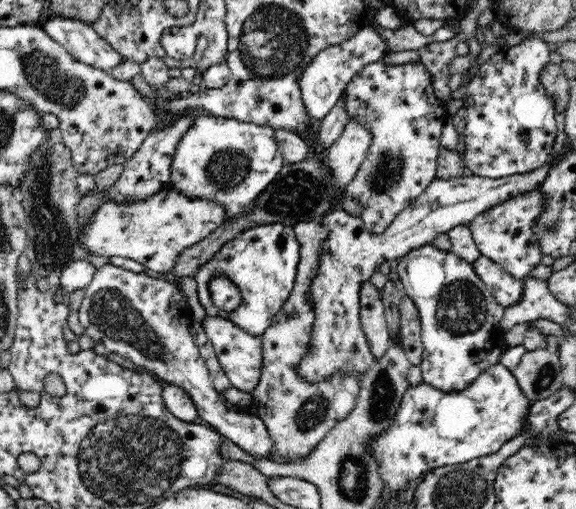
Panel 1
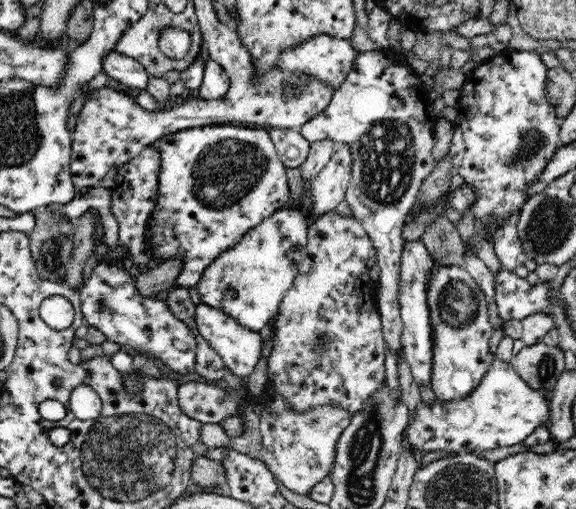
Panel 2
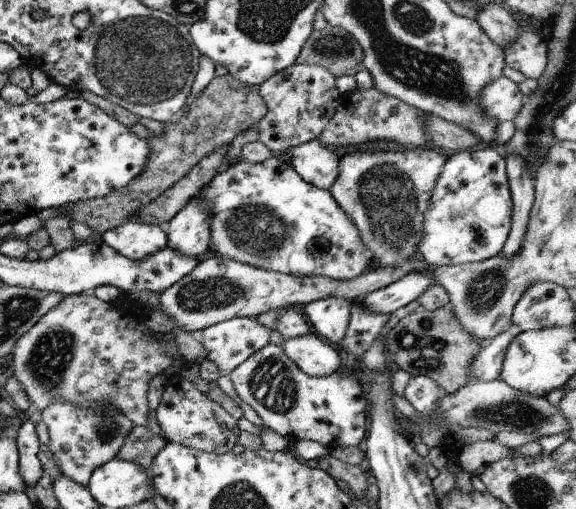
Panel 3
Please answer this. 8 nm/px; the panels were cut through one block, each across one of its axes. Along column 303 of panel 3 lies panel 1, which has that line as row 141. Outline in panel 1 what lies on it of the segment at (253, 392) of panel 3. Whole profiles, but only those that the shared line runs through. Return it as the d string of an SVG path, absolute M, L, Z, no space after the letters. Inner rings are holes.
M422 61L398 65L372 62L354 76L344 95L348 118L356 117L372 130L374 138L367 158L343 194L360 202L366 230L382 234L437 176L440 134L449 116L446 103L436 96L430 72Z

